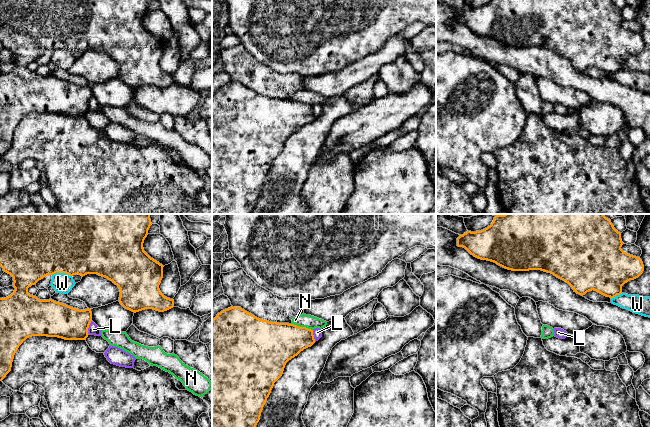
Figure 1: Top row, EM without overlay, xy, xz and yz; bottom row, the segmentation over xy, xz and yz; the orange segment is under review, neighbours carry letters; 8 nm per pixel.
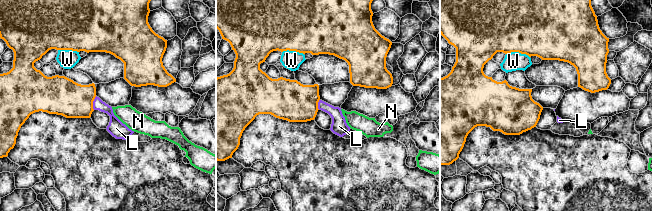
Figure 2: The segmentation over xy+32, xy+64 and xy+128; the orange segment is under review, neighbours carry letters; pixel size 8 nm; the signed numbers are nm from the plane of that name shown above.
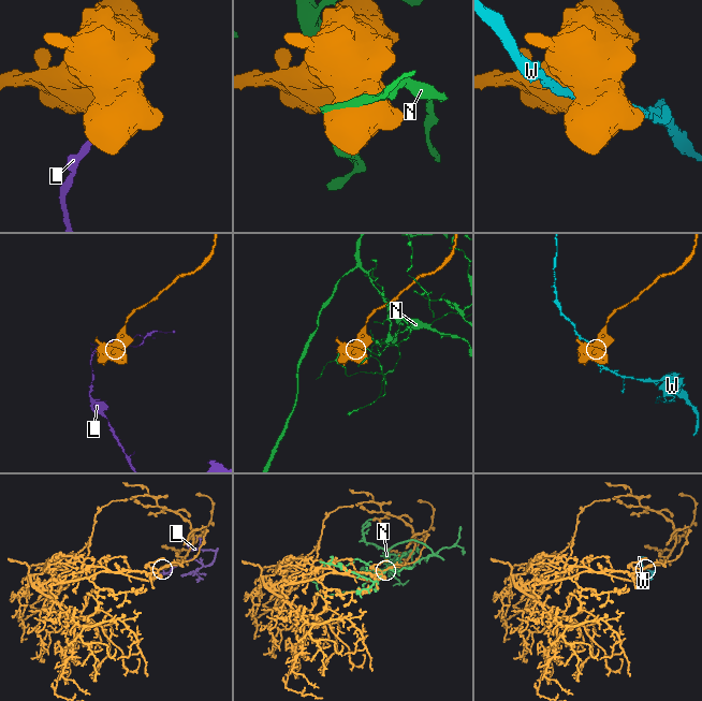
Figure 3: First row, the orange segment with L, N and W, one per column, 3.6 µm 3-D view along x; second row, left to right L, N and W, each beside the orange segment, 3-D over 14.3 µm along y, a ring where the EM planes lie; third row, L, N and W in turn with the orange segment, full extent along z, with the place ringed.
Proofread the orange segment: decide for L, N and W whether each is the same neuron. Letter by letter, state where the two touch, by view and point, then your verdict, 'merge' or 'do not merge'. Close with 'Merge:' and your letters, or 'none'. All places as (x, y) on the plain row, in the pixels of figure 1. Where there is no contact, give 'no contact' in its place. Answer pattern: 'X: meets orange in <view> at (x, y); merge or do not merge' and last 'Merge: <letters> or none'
L: meets orange in xy at (88, 103); do not merge
N: meets orange in xz at (302, 103); do not merge
W: meets orange in xy at (62, 48); do not merge
Merge: none

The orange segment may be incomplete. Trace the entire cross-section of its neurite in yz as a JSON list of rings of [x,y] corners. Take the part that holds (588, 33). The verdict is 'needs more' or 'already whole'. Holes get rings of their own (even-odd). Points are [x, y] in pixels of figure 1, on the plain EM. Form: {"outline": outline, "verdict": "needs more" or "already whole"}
{"outline": [[[491,0],[481,7],[467,7],[457,14],[457,22],[465,24],[471,31],[478,35],[494,38],[497,41],[512,47],[541,46],[551,49],[557,54],[565,57],[572,63],[574,68],[581,72],[594,66],[610,74],[614,74],[617,71],[622,70],[622,62],[628,57],[638,54],[644,47],[644,41],[640,33],[624,28],[621,25],[623,20],[621,9],[614,4],[613,0]]], "verdict": "already whole"}

